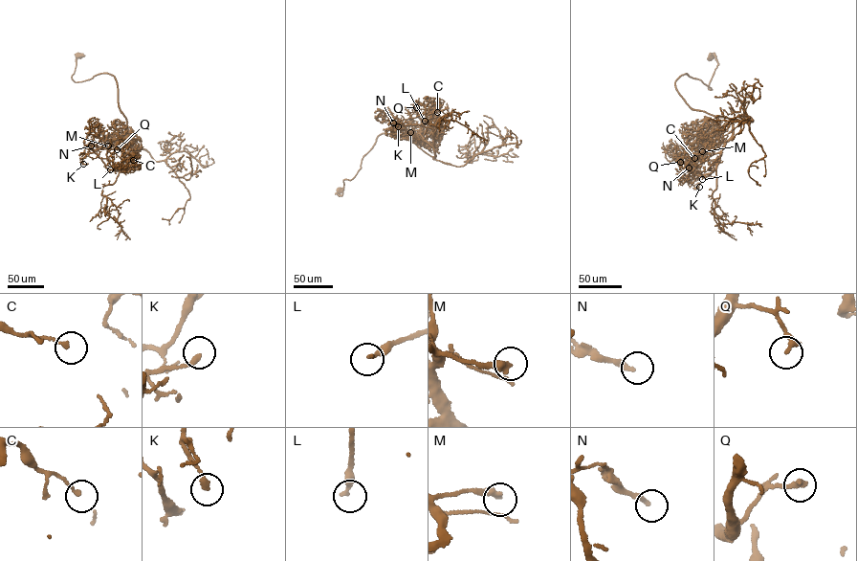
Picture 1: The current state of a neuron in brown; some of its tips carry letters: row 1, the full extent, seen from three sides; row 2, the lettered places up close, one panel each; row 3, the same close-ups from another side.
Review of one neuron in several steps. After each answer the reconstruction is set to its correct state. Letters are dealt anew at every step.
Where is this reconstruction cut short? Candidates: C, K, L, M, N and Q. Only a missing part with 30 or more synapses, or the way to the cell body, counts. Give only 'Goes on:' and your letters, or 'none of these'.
Goes on: K, N

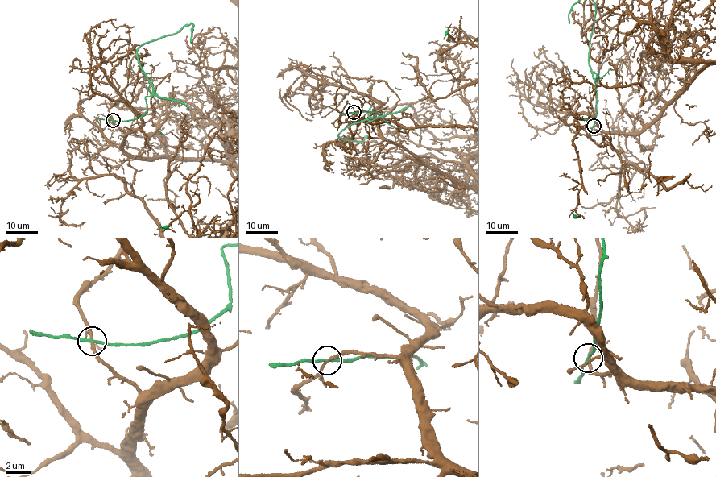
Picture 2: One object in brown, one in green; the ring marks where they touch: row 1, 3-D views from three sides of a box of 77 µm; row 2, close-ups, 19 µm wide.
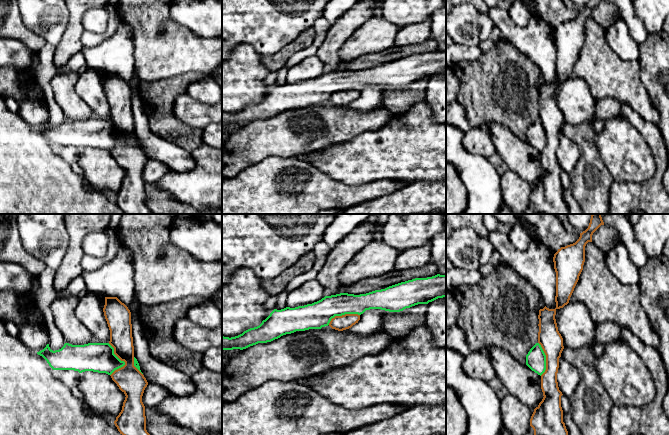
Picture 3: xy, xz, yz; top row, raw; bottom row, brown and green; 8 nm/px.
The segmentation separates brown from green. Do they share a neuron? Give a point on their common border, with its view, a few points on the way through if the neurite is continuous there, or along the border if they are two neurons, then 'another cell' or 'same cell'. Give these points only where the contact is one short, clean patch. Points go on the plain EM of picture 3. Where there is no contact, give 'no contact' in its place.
xy (122, 136) | along xy (108, 119), (124, 138), (110, 151) | another cell

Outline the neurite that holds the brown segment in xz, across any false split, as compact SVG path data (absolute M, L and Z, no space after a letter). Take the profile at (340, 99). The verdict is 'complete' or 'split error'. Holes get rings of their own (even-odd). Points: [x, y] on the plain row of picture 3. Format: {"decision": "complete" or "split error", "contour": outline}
{"decision": "complete", "contour": "M345 90L342 92L335 92L331 95L329 102L332 105L343 107L351 104L353 101L358 99L360 91L358 90Z"}

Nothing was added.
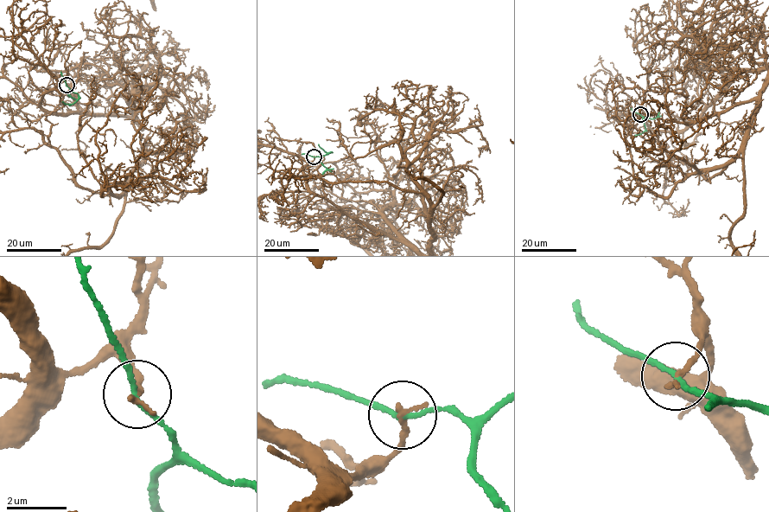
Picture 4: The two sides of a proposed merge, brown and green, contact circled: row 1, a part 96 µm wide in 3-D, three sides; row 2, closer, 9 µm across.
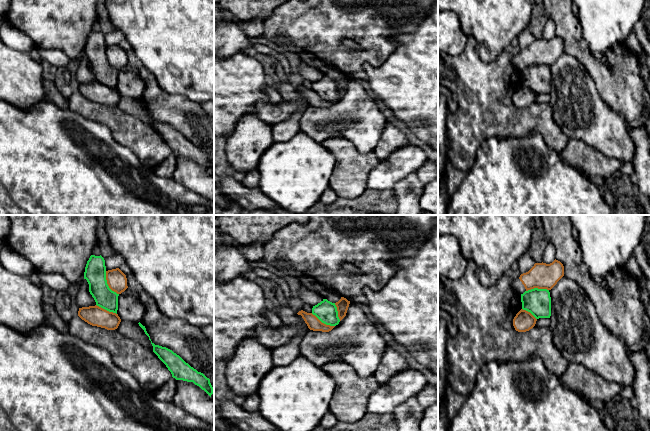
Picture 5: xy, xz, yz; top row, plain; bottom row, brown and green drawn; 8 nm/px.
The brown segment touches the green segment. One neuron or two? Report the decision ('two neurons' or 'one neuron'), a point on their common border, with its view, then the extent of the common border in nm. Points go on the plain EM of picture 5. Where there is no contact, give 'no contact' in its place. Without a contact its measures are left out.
two neurons; contact xy (107, 59); length 220 nm

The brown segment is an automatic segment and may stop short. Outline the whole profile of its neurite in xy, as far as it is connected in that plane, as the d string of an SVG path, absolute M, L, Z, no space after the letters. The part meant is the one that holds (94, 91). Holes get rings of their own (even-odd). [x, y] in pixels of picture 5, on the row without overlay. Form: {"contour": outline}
{"contour": "M97 81L79 84L78 92L92 102L115 106L121 95L118 90L109 88Z"}

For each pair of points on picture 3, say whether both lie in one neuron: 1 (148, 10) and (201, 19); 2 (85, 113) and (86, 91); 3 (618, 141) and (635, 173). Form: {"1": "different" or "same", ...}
{"1": "different", "2": "different", "3": "same"}

